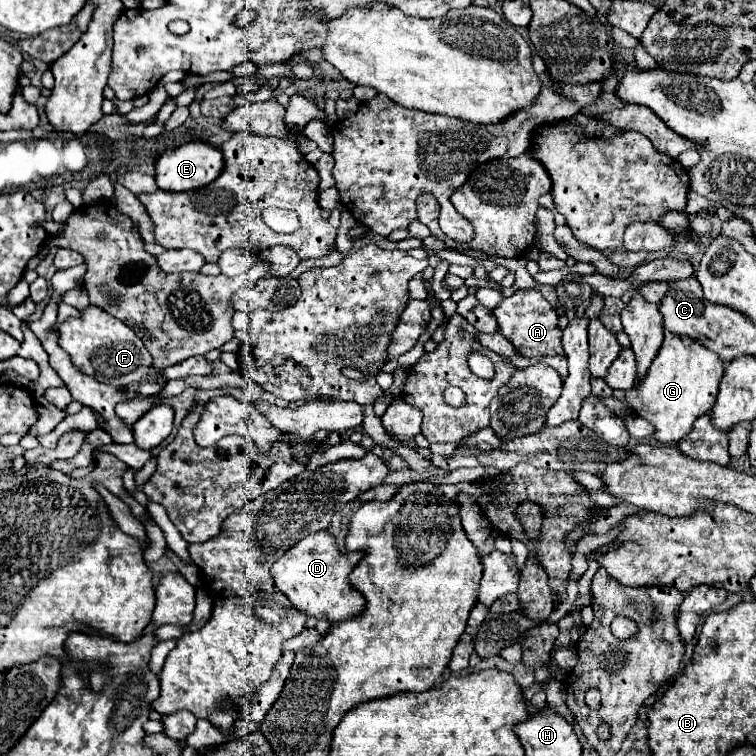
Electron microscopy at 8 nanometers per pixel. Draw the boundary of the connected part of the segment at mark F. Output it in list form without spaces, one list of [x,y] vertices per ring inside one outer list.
[[[92,304],[78,312],[80,312],[78,318],[66,318],[58,326],[58,330],[60,346],[70,354],[72,364],[80,372],[112,386],[128,386],[148,376],[148,372],[152,370],[152,356],[132,328],[128,328],[118,318],[110,316],[108,312]]]

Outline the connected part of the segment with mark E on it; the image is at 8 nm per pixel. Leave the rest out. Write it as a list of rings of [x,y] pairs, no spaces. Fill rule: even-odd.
[[[190,142],[170,152],[164,152],[156,160],[156,184],[160,190],[166,190],[166,192],[198,190],[212,184],[222,174],[222,170],[224,170],[224,158],[220,150],[204,142]]]

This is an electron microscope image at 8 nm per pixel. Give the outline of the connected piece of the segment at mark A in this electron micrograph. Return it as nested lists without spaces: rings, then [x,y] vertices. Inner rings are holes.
[[[516,290],[512,296],[504,298],[498,304],[498,308],[494,308],[494,316],[500,326],[498,332],[504,338],[508,338],[522,356],[532,358],[532,356],[564,354],[560,344],[562,330],[558,328],[558,316],[538,290]]]

